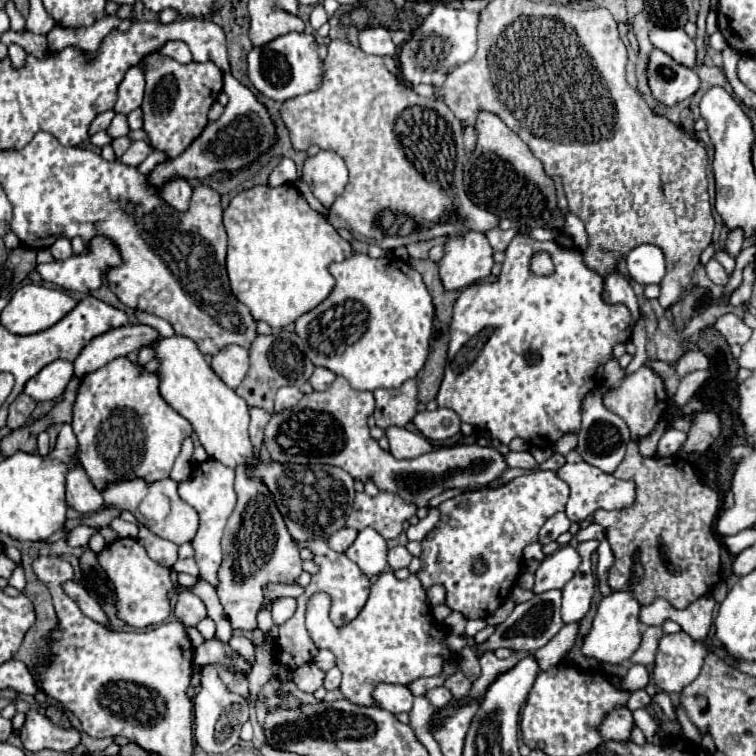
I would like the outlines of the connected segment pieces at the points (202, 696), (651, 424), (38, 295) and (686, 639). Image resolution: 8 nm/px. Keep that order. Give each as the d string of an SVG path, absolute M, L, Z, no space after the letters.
M207 665L201 669L201 691L193 699L193 729L195 729L195 741L197 745L207 753L223 755L231 747L239 743L239 729L249 719L249 707L247 699L229 691L229 687L221 681L215 665Z
M643 365L643 367L639 367L633 375L625 377L619 387L615 387L615 389L611 389L611 391L607 393L607 409L613 411L615 415L619 415L619 417L627 423L633 441L641 441L641 439L647 437L647 435L655 429L655 425L659 423L663 411L667 409L669 402L667 400L668 396L667 393L665 393L665 387L661 377L655 375L655 371L653 371L651 367Z
M43 285L21 287L1 311L1 325L15 335L31 335L49 329L75 307L65 291Z
M683 631L663 635L655 655L655 685L665 693L679 693L699 675L705 655L707 649Z

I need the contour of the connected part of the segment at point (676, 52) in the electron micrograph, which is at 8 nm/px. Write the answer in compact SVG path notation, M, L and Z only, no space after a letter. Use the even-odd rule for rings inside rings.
M653 25L651 31L649 31L649 39L651 39L653 47L671 55L677 63L681 63L685 67L695 65L695 61L697 61L695 43L693 43L691 37L687 37L687 33L681 27Z

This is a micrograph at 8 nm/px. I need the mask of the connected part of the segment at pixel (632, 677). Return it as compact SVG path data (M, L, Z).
M631 665L629 673L623 677L623 683L627 683L627 685L647 685L649 673L643 665Z

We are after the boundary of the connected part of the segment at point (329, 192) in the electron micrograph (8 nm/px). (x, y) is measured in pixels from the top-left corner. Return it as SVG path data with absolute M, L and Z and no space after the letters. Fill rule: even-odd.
M319 151L305 161L301 179L325 207L331 207L347 185L347 165L337 153Z

